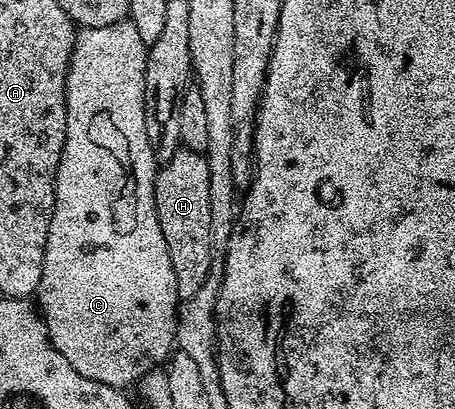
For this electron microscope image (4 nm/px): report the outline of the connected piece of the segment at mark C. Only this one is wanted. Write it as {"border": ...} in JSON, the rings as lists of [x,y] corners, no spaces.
{"border":[[[127,20],[104,30],[83,29],[74,43],[74,55],[70,58],[70,70],[66,74],[66,143],[62,149],[62,159],[58,165],[58,175],[54,185],[54,215],[50,221],[48,240],[46,241],[45,258],[50,258],[50,274],[54,280],[64,280],[64,306],[50,306],[50,315],[44,321],[50,334],[50,343],[56,347],[80,372],[80,376],[88,376],[88,380],[96,380],[105,386],[127,388],[141,383],[149,370],[159,369],[169,359],[175,349],[177,332],[177,316],[180,305],[176,288],[176,268],[172,268],[172,256],[168,252],[168,244],[164,240],[164,232],[160,228],[160,220],[154,199],[154,180],[158,177],[159,167],[156,165],[154,144],[148,121],[148,83],[146,80],[146,52],[144,40],[140,40],[140,32]]]}

